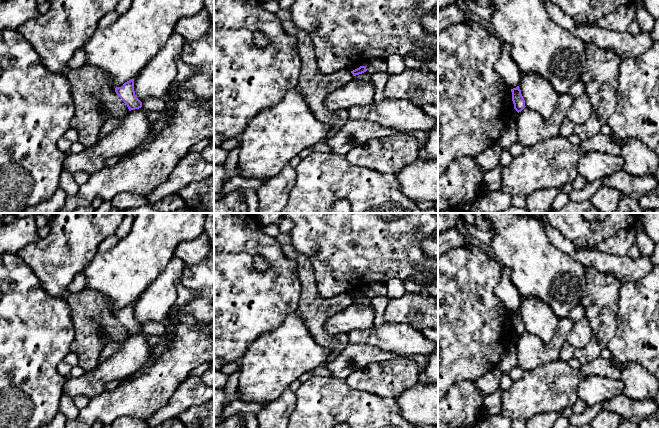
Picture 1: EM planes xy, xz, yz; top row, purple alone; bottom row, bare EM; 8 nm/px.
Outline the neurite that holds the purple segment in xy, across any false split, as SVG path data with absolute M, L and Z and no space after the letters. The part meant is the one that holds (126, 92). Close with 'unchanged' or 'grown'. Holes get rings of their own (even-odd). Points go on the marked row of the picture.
M134 79L125 82L122 87L116 87L115 92L127 105L129 111L142 107L142 102L135 95Z | unchanged

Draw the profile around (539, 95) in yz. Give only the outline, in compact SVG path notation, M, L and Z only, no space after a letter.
M528 73L522 75L518 86L527 108L544 119L553 114L560 95L547 80L536 73Z

